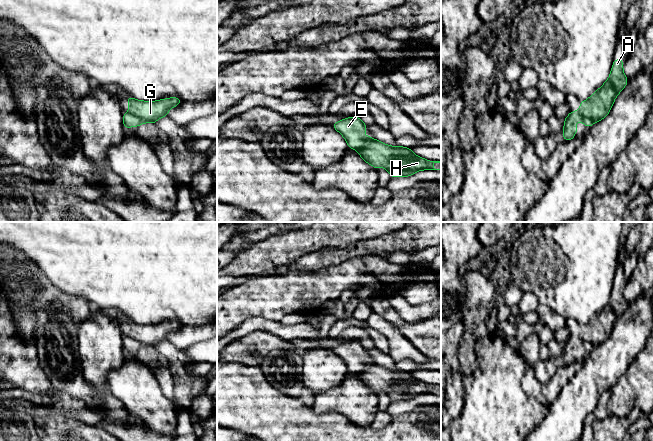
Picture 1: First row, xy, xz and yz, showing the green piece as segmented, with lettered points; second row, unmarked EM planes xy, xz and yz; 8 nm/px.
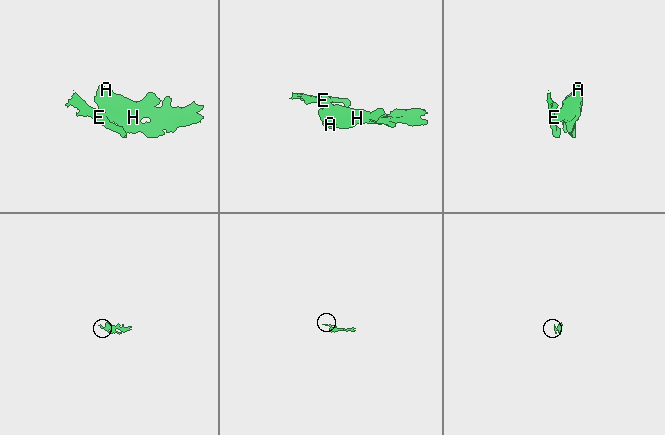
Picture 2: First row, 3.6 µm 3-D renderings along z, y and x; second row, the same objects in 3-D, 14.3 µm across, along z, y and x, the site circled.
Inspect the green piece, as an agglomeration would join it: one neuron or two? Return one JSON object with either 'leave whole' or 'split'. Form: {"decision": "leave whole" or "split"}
{"decision": "split"}

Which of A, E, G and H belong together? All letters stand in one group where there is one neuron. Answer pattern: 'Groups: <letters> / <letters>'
Groups: A G H / E

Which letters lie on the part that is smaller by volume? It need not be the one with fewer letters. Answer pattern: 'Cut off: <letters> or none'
Cut off: E

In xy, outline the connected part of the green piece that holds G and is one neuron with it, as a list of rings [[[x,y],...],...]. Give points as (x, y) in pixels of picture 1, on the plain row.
[[[129,320],[127,323],[129,329],[128,337],[141,347],[154,348],[160,342],[168,340],[169,334],[182,326],[178,321],[157,325],[142,325]]]

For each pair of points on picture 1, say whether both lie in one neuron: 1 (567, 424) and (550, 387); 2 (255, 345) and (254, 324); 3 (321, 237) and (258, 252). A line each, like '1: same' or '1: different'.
1: different
2: different
3: same

